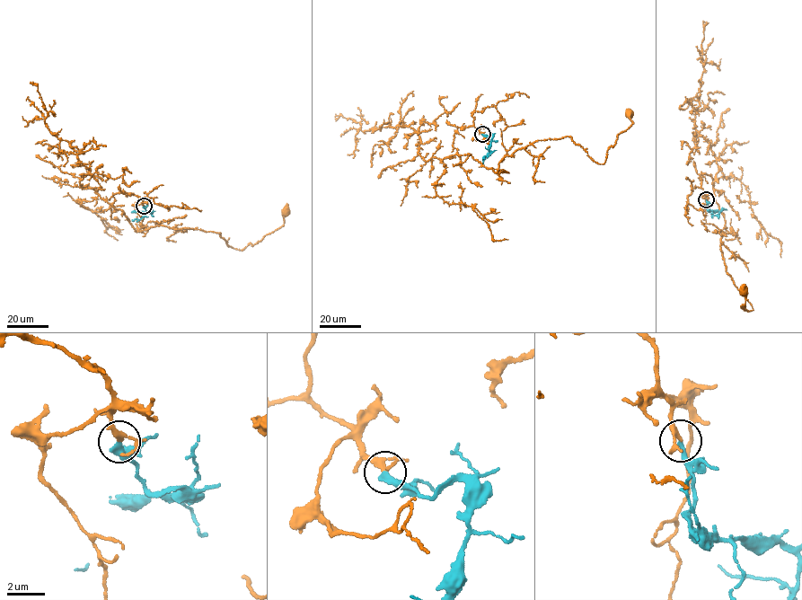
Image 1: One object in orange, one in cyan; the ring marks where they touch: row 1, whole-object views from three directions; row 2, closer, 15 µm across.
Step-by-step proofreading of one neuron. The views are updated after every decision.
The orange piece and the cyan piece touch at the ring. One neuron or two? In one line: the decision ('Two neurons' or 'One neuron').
One neuron

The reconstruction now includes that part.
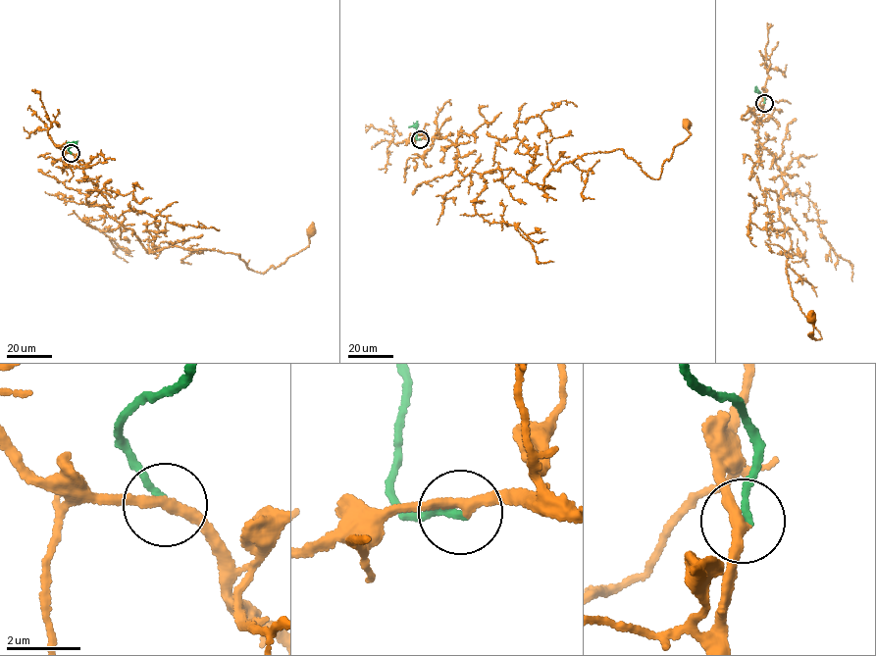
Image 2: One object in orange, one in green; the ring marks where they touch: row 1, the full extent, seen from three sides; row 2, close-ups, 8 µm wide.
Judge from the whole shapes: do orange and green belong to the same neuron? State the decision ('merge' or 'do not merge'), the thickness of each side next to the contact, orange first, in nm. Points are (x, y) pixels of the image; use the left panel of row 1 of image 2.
merge | 280/170 nm

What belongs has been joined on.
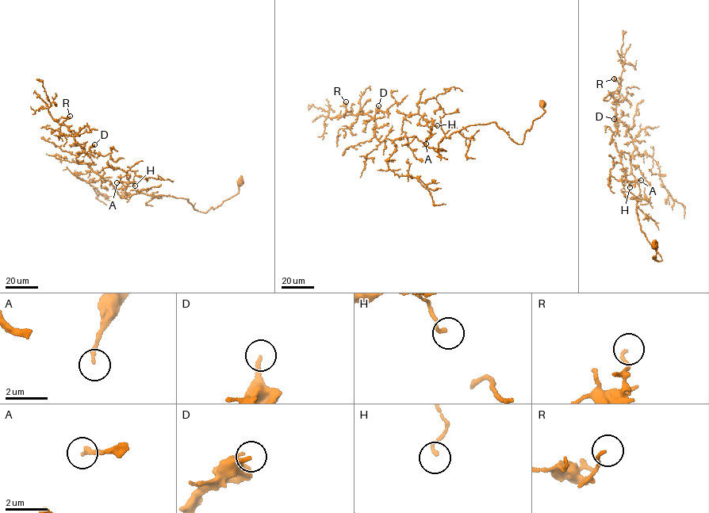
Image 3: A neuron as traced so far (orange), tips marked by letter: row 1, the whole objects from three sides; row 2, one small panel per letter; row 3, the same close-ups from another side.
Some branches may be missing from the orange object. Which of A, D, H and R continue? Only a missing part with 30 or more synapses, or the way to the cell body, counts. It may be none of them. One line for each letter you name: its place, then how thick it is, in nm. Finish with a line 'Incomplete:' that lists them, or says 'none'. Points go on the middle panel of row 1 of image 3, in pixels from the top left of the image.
D: Place: (378, 105). Thickness 180 nm
Incomplete: D

